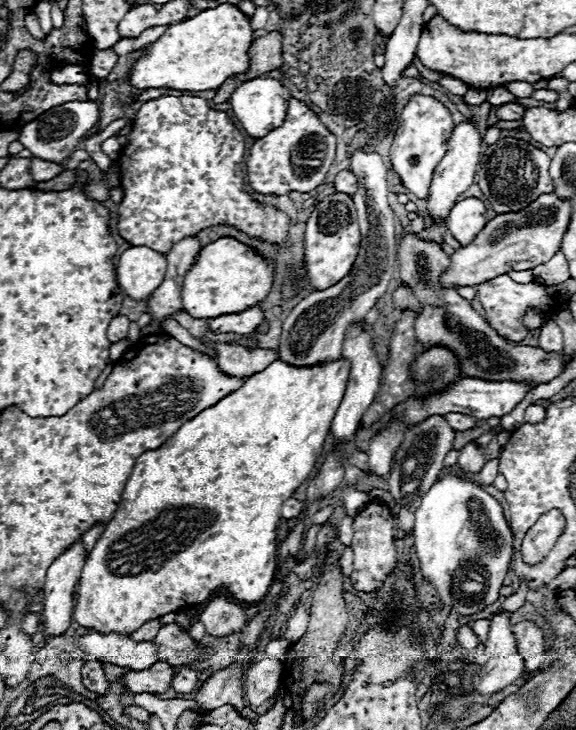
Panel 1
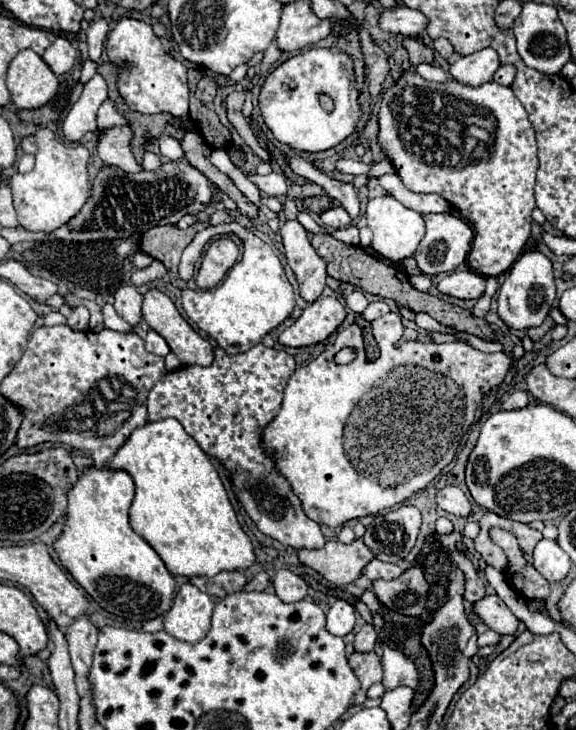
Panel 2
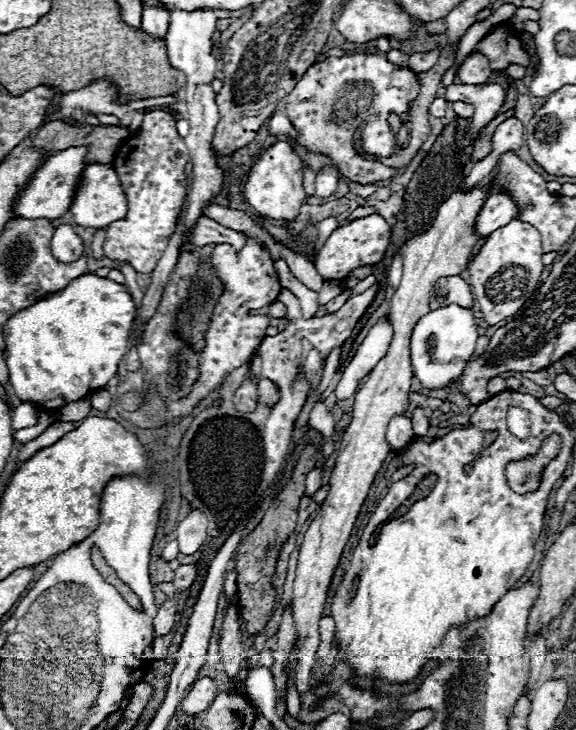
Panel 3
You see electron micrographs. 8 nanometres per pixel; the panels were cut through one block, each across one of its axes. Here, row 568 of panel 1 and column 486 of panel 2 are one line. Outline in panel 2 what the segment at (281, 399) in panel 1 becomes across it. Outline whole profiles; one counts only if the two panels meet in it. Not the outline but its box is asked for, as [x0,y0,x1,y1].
[378,70,538,276]

